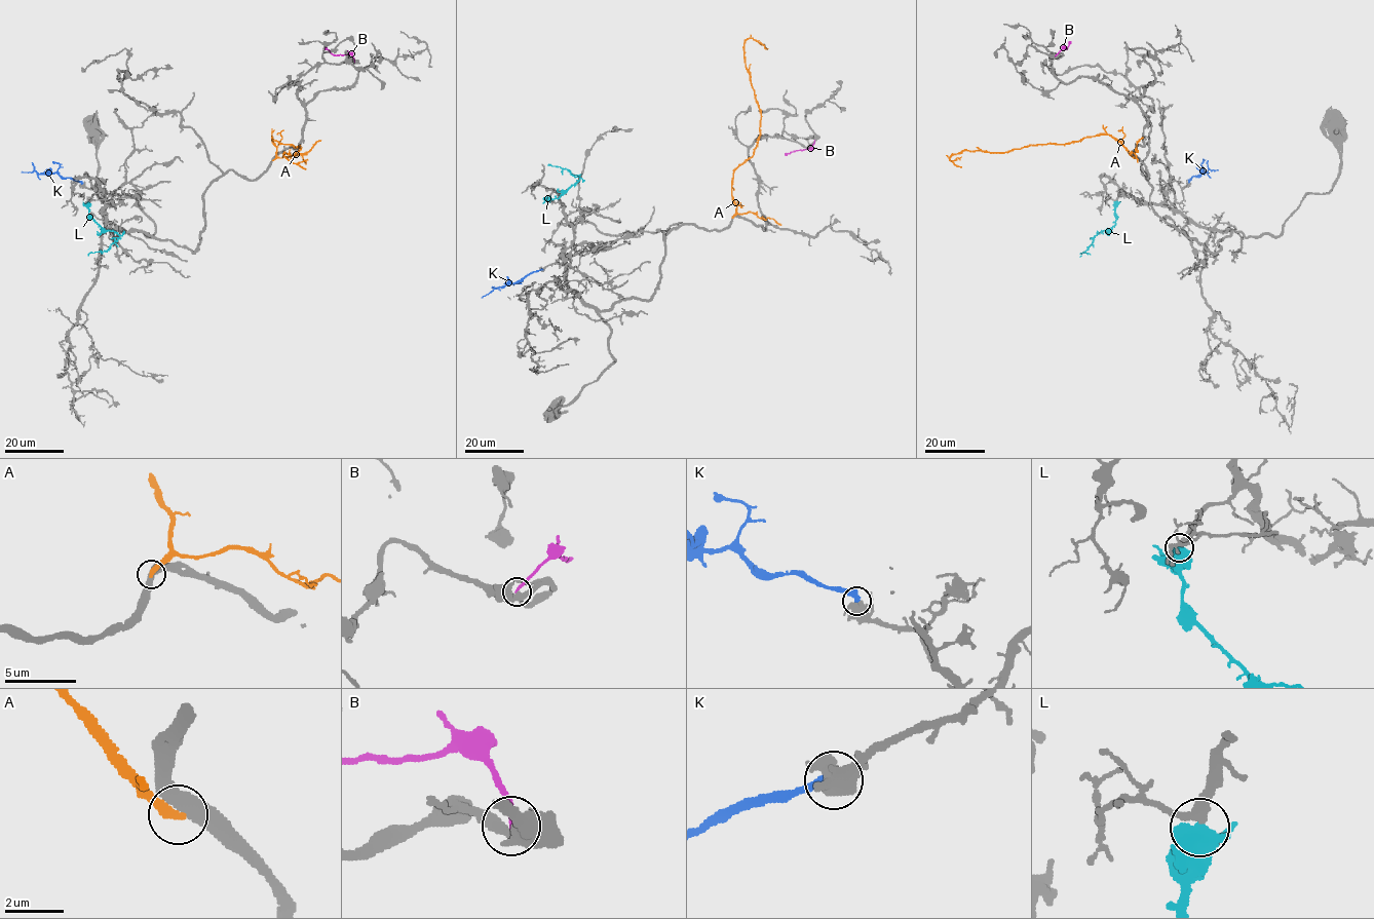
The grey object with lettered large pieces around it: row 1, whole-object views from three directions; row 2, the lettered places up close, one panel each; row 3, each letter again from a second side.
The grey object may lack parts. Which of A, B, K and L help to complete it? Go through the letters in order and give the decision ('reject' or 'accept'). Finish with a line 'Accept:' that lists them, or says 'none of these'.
A: reject
B: reject
K: accept
L: accept
Accept: K, L

